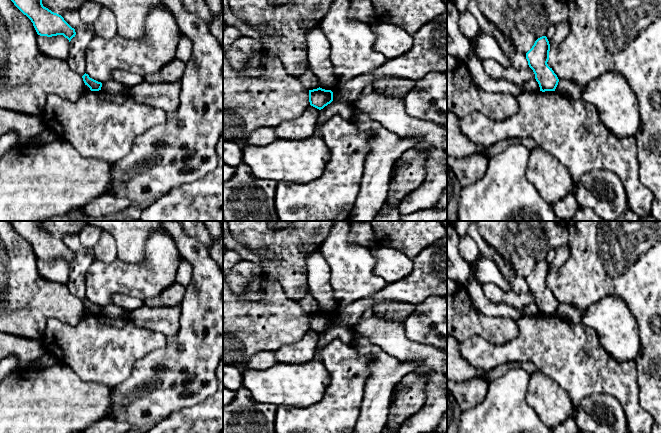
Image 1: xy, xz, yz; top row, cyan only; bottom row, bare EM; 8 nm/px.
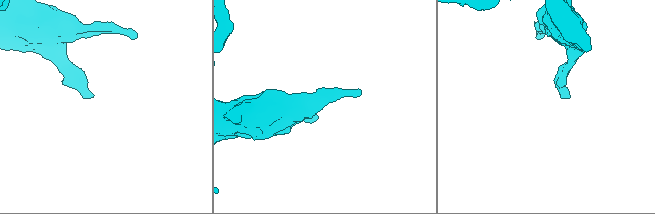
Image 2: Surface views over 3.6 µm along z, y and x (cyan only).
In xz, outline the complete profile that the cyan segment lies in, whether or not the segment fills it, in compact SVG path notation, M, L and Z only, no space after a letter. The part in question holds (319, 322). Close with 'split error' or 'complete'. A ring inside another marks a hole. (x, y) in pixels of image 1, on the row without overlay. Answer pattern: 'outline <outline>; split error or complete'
outline M317 312L309 314L309 326L310 329L321 334L333 325L333 316L331 314L325 314Z; complete

